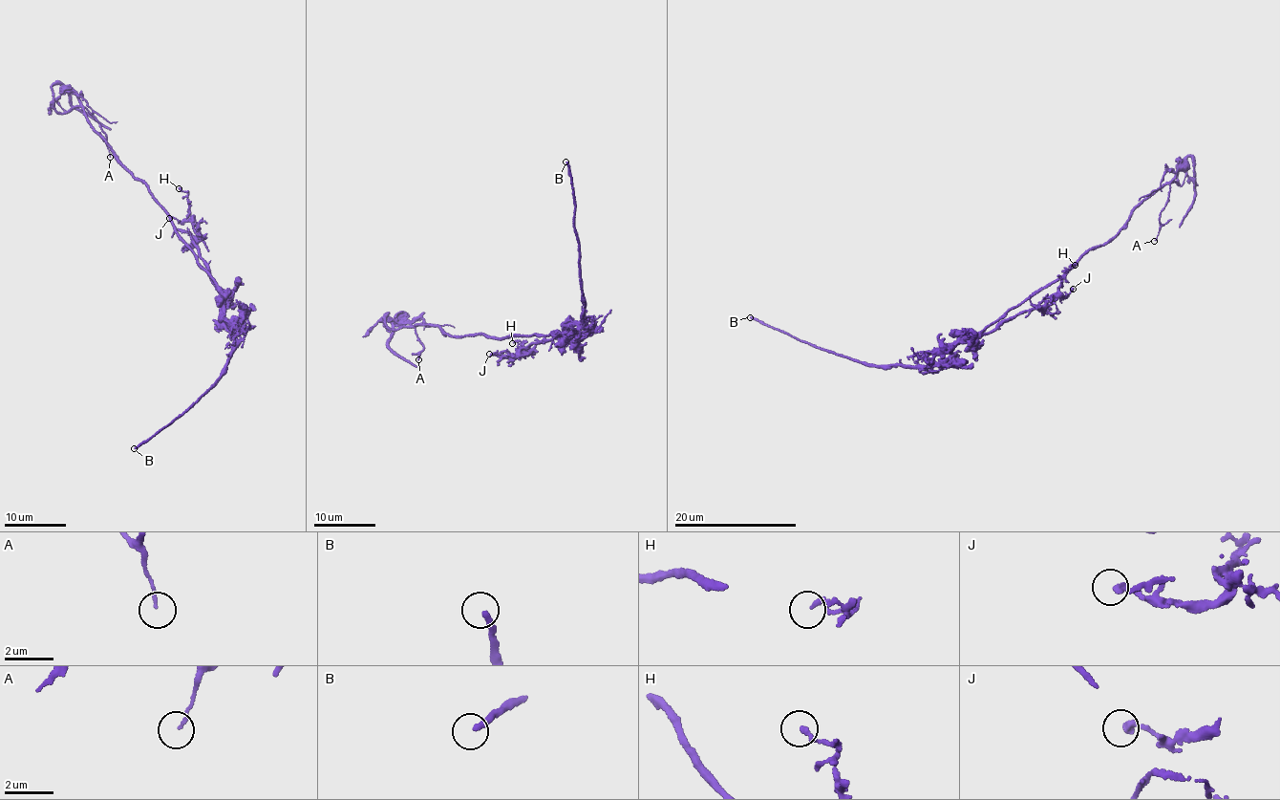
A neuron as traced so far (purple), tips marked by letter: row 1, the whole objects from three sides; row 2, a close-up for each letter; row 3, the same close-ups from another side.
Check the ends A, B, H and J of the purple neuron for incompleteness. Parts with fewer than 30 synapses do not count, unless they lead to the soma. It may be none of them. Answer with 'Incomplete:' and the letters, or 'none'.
Incomplete: none

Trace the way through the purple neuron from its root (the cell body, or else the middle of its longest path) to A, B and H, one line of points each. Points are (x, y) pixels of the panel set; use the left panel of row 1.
A: (182, 240), (146, 183), (134, 180), (117, 162), (100, 136), (93, 131), (84, 108), (106, 135), (110, 157)
B: (182, 240), (195, 252), (201, 267), (216, 280), (236, 341), (225, 365), (209, 389), (185, 413), (134, 448)
H: (182, 240), (195, 252), (201, 267), (206, 269), (193, 241), (198, 232), (190, 215), (187, 191), (179, 188)

